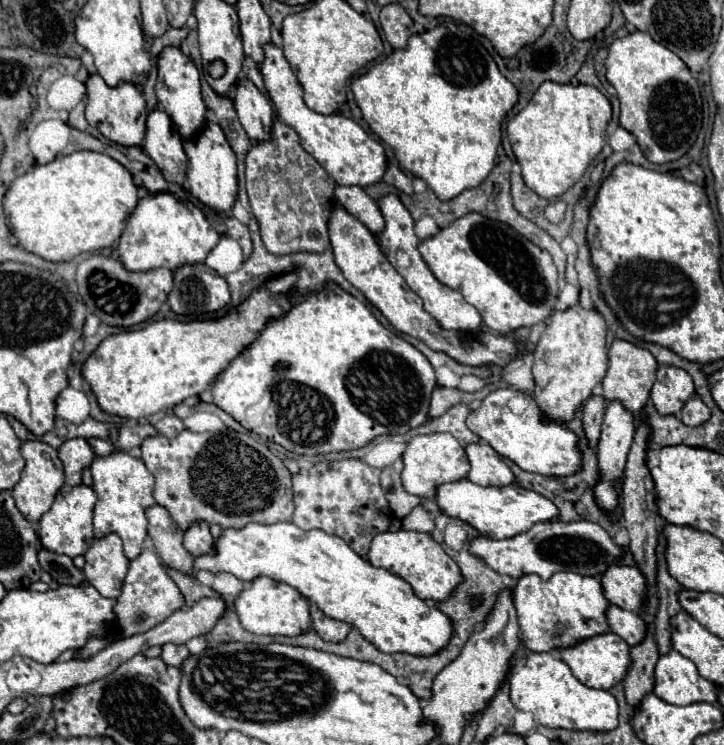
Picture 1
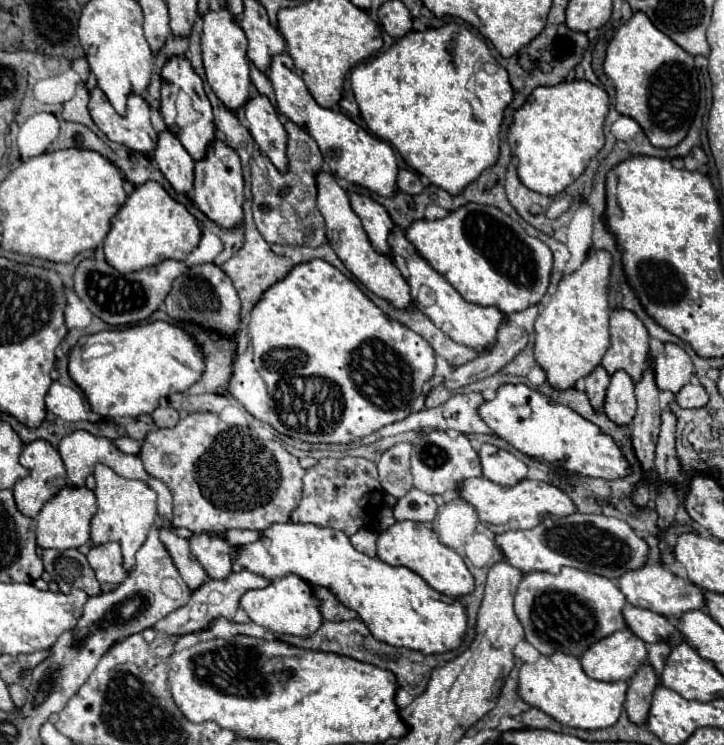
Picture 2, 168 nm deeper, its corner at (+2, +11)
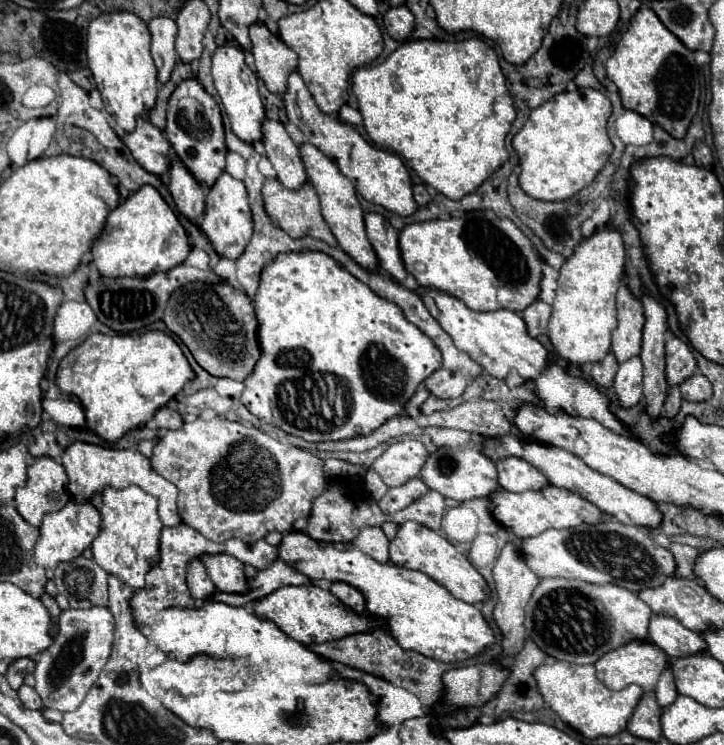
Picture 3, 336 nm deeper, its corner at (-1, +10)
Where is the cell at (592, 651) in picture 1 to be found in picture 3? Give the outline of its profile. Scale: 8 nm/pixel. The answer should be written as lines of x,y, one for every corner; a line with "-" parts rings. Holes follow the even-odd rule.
631,640
623,646
619,646
617,650
603,654
595,662
595,670
597,670
597,678
611,690
621,690
629,684
637,684
643,690
653,690
665,664
667,664
667,654
661,648
657,648
655,644
651,644
647,640

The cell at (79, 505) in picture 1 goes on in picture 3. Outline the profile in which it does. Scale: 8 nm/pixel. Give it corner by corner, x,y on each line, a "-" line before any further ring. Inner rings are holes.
67,502
61,510
45,514
41,524
41,534
35,544
35,562
45,568
55,568
59,562
73,560
91,546
93,538
99,534
101,514
91,502

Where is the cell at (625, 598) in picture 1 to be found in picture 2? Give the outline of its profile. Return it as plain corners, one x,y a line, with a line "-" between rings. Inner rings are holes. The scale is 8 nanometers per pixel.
644,565
638,571
630,571
618,579
618,585
620,585
620,591
624,593
624,597
628,599
628,603
632,603
634,607
650,609
654,613
660,613
660,615
664,615
668,619
676,619
676,621
688,611
706,607
704,591
700,587
696,587
694,583
690,583
686,579
676,577
666,567
660,567
660,565

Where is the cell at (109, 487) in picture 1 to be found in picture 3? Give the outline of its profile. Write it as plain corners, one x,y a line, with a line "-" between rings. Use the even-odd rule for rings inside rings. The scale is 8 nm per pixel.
107,486
103,490
103,522
99,536
91,544
93,558
107,574
117,576
135,590
145,586
145,574
159,560
159,534
163,524
157,514
157,504
157,498
143,492
139,486
121,490

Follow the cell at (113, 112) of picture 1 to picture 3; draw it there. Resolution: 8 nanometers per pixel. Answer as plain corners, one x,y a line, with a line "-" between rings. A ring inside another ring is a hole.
139,118
133,134
123,134
121,140
147,172
161,176
169,170
173,154
171,146
163,138
163,132
153,126
147,118

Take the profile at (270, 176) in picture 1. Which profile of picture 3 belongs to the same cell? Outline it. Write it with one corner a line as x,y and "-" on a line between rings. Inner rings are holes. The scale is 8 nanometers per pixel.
267,178
265,184
263,184
263,204
265,204
265,212
267,216
281,228
285,230
291,238
305,238
305,236
311,236
311,238
319,238
331,246
337,246
337,240
335,236
331,234
331,230
327,228
327,222
323,220
321,216
321,208
319,208
319,198
315,194
315,188
305,182
299,190
289,190
285,188
279,180
275,178

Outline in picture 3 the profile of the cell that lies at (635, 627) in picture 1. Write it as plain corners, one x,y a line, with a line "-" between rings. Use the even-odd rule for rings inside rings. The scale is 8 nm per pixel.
659,614
651,616
649,640
671,658
705,652
705,642
701,634
687,630
679,620
669,618
669,616
659,616

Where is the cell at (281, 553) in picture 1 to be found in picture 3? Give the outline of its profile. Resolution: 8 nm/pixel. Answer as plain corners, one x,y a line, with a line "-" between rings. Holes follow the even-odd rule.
291,530
283,534
279,544
279,558
293,570
305,574
311,582
349,582
365,594
367,612
377,620
389,622
385,626
397,644
405,650
419,652
427,658
441,662
457,662
479,654
485,646
493,646
493,630
481,616
481,610
453,598
449,590
431,580
427,574
399,568
395,564
381,564
357,548
337,550
335,546
325,546
325,542
309,538
305,532

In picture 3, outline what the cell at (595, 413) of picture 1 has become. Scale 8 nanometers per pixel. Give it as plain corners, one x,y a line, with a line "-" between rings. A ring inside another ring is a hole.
609,352
601,362
595,362
595,364
593,364
591,378
593,378
599,386
609,388
609,386
613,386
613,376
615,376
617,368
619,368
619,364
617,364
615,356

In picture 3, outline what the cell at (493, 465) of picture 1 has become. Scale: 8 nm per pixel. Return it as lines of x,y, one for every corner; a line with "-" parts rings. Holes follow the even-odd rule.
501,458
495,462
495,466
499,472
499,486
509,492
539,490
549,484
549,480
523,458

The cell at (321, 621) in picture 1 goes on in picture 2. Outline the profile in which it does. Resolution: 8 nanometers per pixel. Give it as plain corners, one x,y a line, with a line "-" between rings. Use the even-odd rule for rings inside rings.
314,587
314,593
322,601
320,611
322,611
324,621
344,621
344,619
356,619
358,617
358,613
352,611
352,609
348,609
346,605
342,605
338,601
338,597
330,589
326,589
326,587

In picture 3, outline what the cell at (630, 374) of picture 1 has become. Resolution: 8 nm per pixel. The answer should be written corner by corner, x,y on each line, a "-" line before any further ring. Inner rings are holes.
621,286
617,292
617,328
613,332
611,352
615,354
617,362
625,362
641,352
641,334
645,324
643,304
639,298
631,296
627,286

